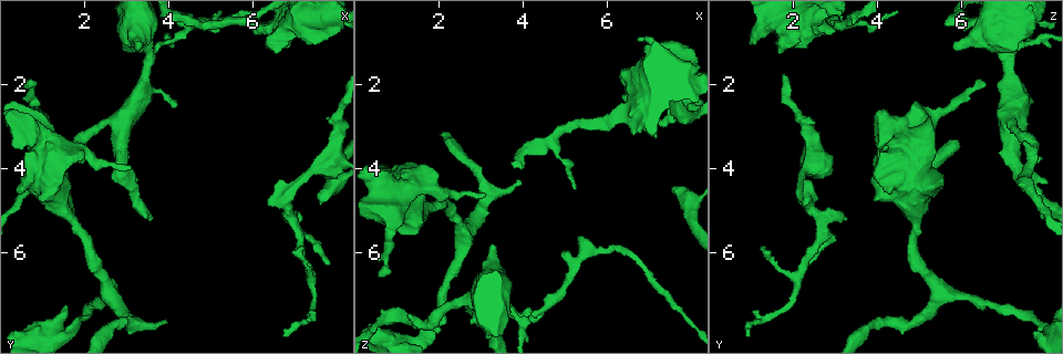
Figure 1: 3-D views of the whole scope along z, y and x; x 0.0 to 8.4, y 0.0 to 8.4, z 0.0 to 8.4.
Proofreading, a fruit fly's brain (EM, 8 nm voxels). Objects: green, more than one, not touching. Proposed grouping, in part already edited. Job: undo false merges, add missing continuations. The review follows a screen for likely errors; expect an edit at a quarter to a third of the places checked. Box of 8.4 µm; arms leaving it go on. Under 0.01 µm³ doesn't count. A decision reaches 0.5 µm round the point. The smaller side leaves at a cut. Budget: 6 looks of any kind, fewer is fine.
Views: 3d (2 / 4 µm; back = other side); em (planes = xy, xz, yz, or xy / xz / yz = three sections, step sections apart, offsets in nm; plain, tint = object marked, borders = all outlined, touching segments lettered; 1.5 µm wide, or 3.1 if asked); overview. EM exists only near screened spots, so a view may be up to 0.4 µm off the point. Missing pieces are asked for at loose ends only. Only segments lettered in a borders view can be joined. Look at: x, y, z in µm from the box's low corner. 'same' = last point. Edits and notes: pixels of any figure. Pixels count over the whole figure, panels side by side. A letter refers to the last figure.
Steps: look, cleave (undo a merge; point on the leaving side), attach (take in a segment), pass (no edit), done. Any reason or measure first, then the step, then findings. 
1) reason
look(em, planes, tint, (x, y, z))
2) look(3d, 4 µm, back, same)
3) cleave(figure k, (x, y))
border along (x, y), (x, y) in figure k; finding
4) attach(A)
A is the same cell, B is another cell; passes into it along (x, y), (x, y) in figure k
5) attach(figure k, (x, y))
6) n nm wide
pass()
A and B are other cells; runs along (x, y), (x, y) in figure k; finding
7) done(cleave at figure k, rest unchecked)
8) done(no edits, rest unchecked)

arms part here
look(em, planes, borders, (4.80, 0.55, 3.30))

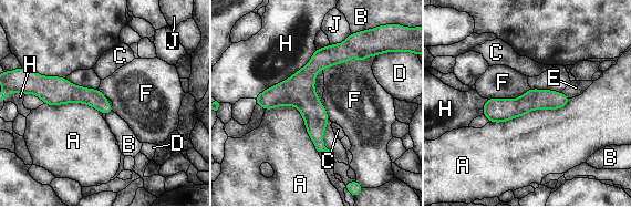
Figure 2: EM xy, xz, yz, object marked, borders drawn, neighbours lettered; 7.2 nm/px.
pass()
A, B, C, D, E, F, H and J are other cells; all the same neuron

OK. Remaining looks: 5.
branch stops here
look(3d, 4 µm, (4.20, 2.55, 7.30))

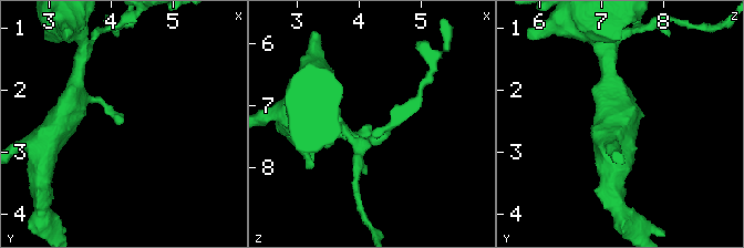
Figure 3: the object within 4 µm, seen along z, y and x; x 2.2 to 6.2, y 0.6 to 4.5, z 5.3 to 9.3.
look(em, xy, step 4, borders, (4.25, 2.50, 7.35))

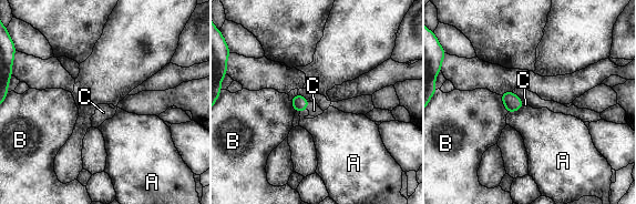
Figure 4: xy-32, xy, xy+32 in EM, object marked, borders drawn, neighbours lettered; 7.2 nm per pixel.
attach(C)
C is the same cell, A and B are other cells; passes into it along (299, 103), (308, 105), (314, 110) in figure 4; the neuron continues

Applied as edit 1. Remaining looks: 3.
look(overview)

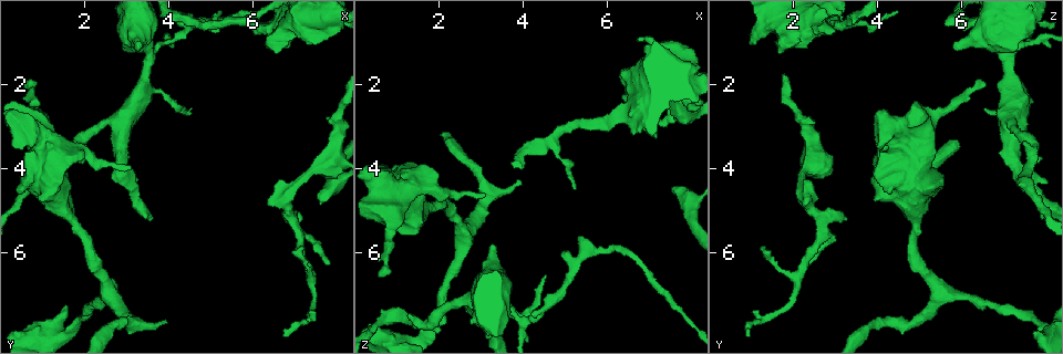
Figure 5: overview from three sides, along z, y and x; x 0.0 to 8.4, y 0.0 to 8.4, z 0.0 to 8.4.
an open end
look(em, planes, borders, (0.55, 2.00, 6.45))

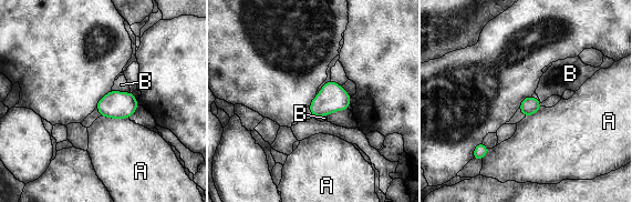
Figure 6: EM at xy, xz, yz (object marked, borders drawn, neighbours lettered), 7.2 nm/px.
pass()
A and B are other cells; border along (101, 115), (128, 119) in figure 6; no lettered segment goes on from it

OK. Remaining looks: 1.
done(attach at figure 4, rest unchecked)

